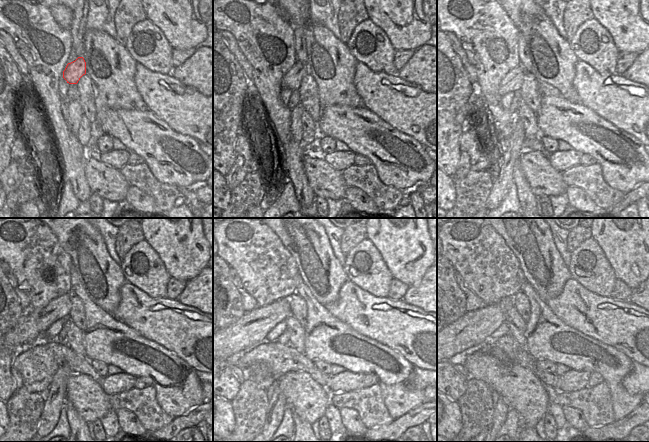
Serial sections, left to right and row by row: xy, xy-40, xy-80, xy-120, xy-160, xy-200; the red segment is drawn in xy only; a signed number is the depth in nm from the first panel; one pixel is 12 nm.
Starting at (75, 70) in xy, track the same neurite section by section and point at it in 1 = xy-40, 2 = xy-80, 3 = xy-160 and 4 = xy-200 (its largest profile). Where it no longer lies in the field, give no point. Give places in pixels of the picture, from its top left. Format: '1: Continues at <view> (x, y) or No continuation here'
1: Continues at xy-40 (291, 80)
2: Continues at xy-80 (512, 82)
3: Continues at xy-160 (252, 328)
4: Continues at xy-200 (474, 328).

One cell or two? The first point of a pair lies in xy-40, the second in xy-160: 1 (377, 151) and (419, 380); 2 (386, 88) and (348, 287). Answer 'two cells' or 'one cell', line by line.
1: two cells
2: one cell

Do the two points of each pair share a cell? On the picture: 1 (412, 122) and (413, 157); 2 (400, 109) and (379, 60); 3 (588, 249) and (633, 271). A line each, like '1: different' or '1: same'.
1: different
2: different
3: different

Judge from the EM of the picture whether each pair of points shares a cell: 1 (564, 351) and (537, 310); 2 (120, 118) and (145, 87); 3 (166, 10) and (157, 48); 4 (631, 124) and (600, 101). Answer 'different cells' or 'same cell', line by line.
1: same cell
2: different cells
3: different cells
4: same cell

